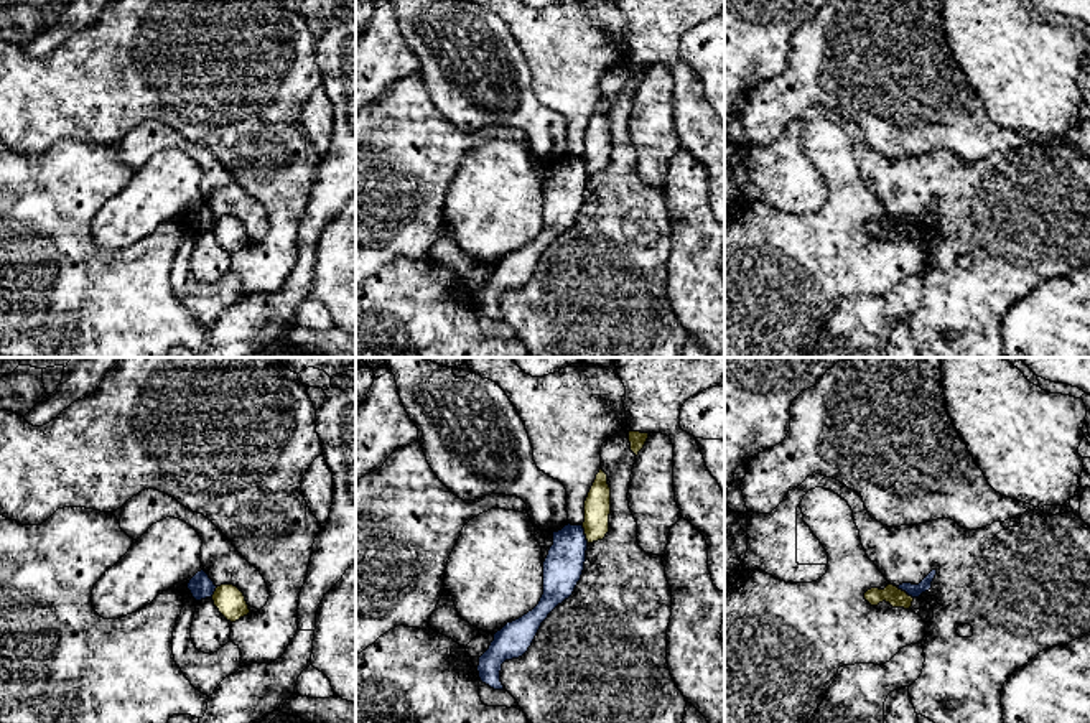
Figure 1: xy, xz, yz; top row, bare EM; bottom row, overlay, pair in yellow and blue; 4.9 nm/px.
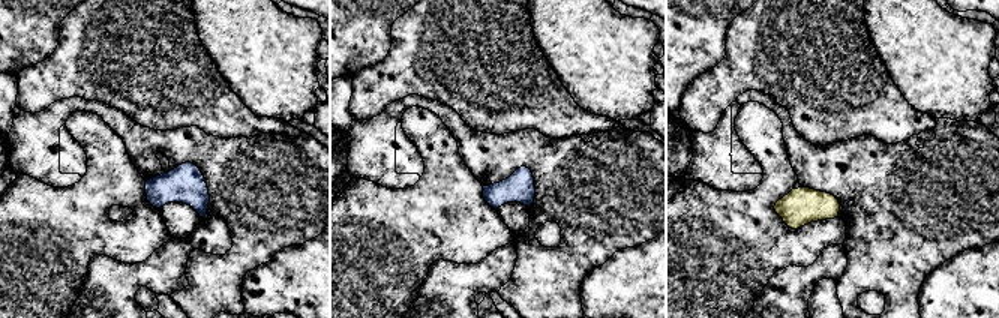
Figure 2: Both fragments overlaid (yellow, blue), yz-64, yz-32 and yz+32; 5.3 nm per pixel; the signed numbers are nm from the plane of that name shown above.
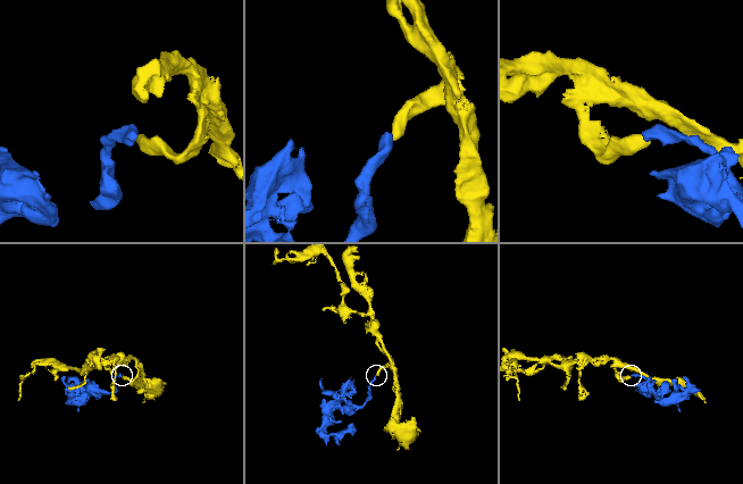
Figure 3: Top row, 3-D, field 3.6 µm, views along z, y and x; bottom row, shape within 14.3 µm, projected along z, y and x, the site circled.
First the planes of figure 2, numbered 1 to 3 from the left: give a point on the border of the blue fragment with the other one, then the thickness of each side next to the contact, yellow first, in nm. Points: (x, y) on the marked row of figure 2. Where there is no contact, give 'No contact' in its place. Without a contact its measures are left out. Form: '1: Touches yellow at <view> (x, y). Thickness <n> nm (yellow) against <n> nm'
1: No contact
2: No contact
3: No contact

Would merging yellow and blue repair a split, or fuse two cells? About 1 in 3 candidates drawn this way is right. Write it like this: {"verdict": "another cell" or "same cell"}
{"verdict": "another cell"}

